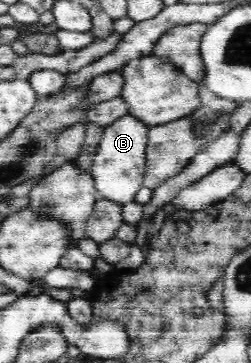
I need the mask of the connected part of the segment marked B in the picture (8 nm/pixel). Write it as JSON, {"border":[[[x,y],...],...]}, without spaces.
{"border":[[[126,114],[106,127],[93,155],[91,166],[95,179],[96,200],[111,200],[122,205],[134,202],[136,192],[143,186],[146,168],[147,140],[151,128],[136,115]]]}

